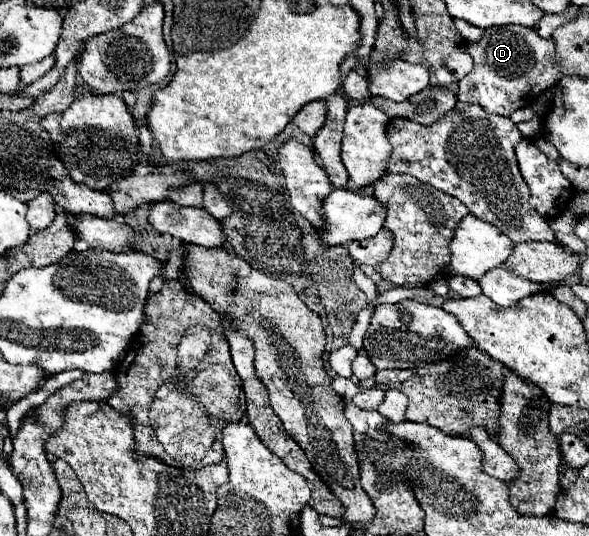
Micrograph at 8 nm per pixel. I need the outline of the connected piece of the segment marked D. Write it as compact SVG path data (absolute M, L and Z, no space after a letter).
M521 25L485 29L479 41L469 43L469 53L475 59L475 65L471 73L457 83L457 99L465 103L477 103L487 113L497 115L511 115L513 111L527 107L561 79L553 65L553 45L553 39L541 39L535 29Z

